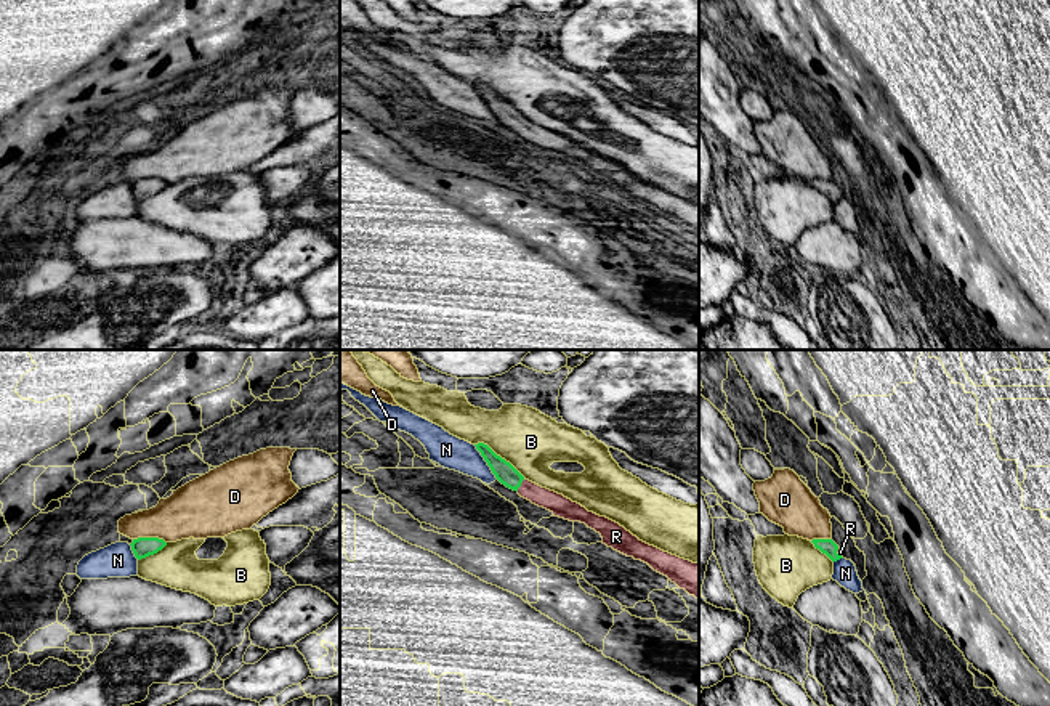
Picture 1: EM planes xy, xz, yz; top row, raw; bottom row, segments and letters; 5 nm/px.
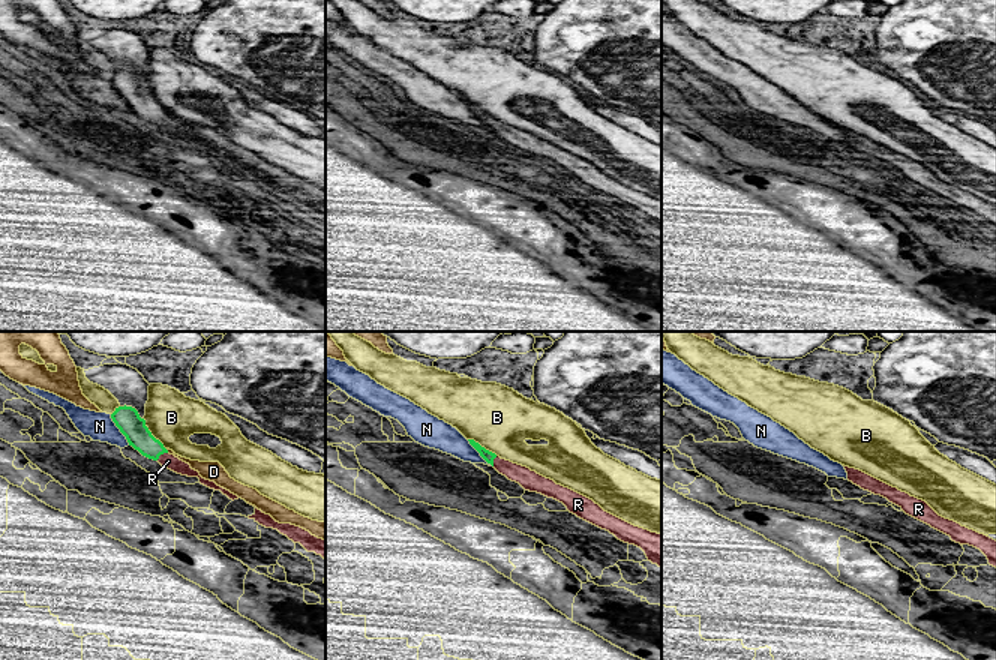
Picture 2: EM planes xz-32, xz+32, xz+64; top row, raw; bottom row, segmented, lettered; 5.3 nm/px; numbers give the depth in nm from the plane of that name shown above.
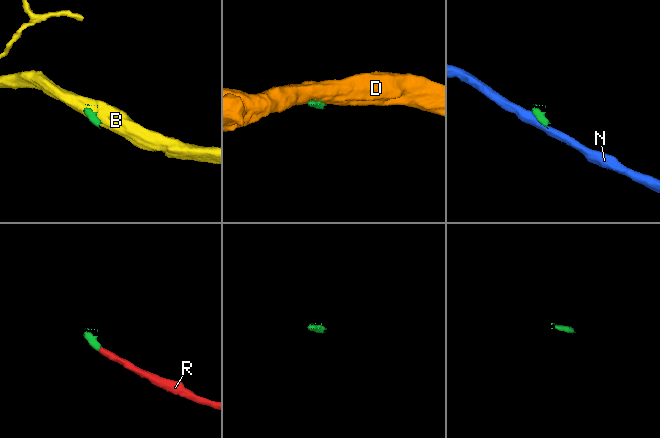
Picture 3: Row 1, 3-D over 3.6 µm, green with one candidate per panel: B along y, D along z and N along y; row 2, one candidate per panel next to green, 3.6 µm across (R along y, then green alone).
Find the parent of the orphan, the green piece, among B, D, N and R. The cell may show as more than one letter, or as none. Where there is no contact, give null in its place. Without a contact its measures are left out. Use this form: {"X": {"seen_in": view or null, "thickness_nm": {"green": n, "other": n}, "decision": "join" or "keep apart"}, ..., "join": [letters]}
{"B": {"seen_in": "xz", "thickness_nm": {"green": 100, "other": 300}, "decision": "keep apart"}, "D": {"seen_in": "xy", "thickness_nm": {"green": 100, "other": 260}, "decision": "keep apart"}, "N": {"seen_in": "xz", "thickness_nm": {"green": 100, "other": 160}, "decision": "keep apart"}, "R": {"seen_in": "xz", "thickness_nm": {"green": 100, "other": 110}, "decision": "join"}, "join": ["R"]}

